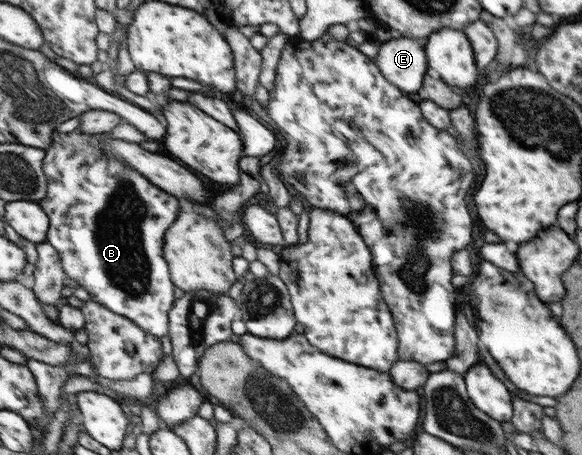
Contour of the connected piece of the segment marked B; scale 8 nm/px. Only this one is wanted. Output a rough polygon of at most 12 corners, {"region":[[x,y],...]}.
{"region":[[57,131],[48,242],[91,299],[170,334],[183,201]]}

